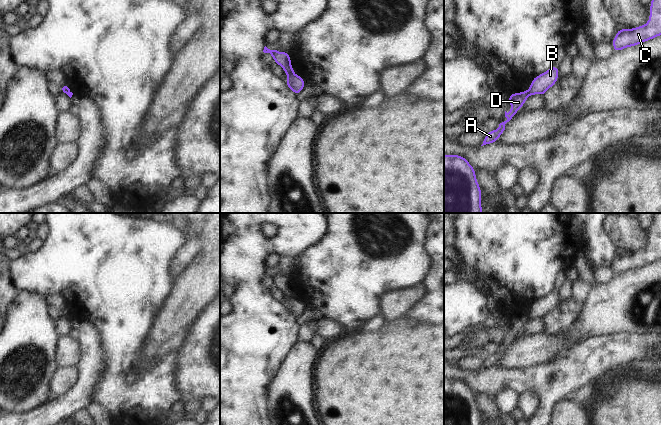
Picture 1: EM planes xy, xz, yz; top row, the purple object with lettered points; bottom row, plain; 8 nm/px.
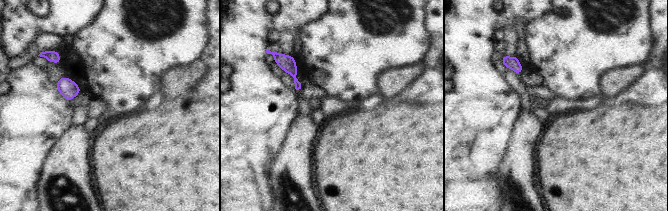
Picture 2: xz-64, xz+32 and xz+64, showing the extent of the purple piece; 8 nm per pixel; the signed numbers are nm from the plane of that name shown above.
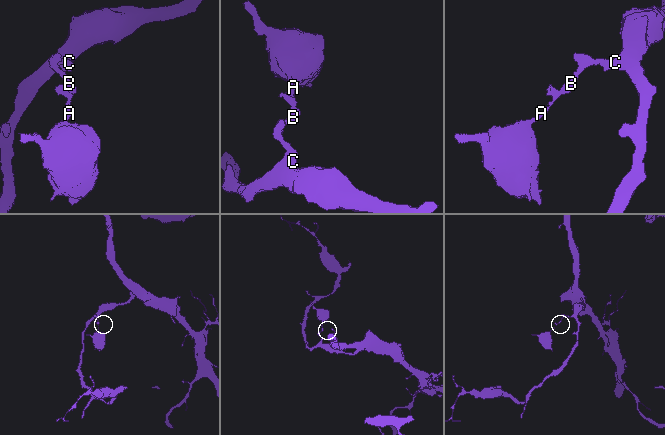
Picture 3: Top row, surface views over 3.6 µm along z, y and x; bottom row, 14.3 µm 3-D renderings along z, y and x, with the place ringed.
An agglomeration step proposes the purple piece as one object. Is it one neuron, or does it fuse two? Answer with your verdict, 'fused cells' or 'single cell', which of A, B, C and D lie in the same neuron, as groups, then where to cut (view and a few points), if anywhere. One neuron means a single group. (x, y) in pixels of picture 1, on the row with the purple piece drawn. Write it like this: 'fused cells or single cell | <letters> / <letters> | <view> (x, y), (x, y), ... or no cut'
fused cells | A D / B C | xz (293, 73), (287, 74)

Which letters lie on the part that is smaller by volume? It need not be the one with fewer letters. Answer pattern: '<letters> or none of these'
A, D.

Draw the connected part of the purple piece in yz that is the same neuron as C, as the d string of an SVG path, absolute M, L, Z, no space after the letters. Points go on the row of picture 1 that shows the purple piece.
M651 0L649 21L645 25L619 29L612 44L615 52L633 47L661 35L661 0Z

